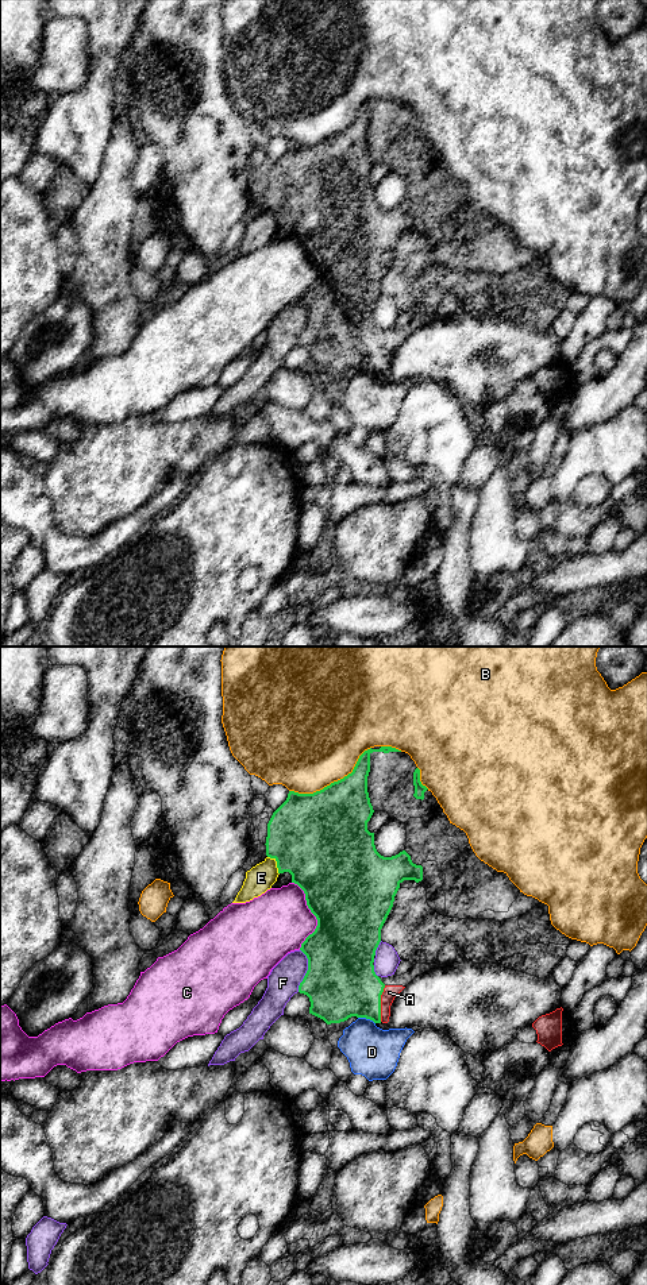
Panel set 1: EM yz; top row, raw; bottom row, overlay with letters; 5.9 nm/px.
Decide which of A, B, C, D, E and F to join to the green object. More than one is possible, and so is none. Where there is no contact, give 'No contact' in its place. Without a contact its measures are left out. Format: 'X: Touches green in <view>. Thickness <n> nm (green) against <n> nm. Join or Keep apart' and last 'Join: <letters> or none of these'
A: Touches green in yz. Thickness 400 nm (green) against 80 nm. Join
B: Touches green in yz. Thickness 420 nm (green) against 500 nm. Keep apart
C: Touches green in yz. Thickness 500 nm (green) against 380 nm. Keep apart
D: Touches green in yz. Thickness 400 nm (green) against 300 nm. Keep apart
E: Touches green in yz. Thickness 480 nm (green) against 160 nm. Keep apart
F: Touches green in yz. Thickness 420 nm (green) against 190 nm. Keep apart
Join: A

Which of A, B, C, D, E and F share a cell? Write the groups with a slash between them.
A / B / C / D / E / F

